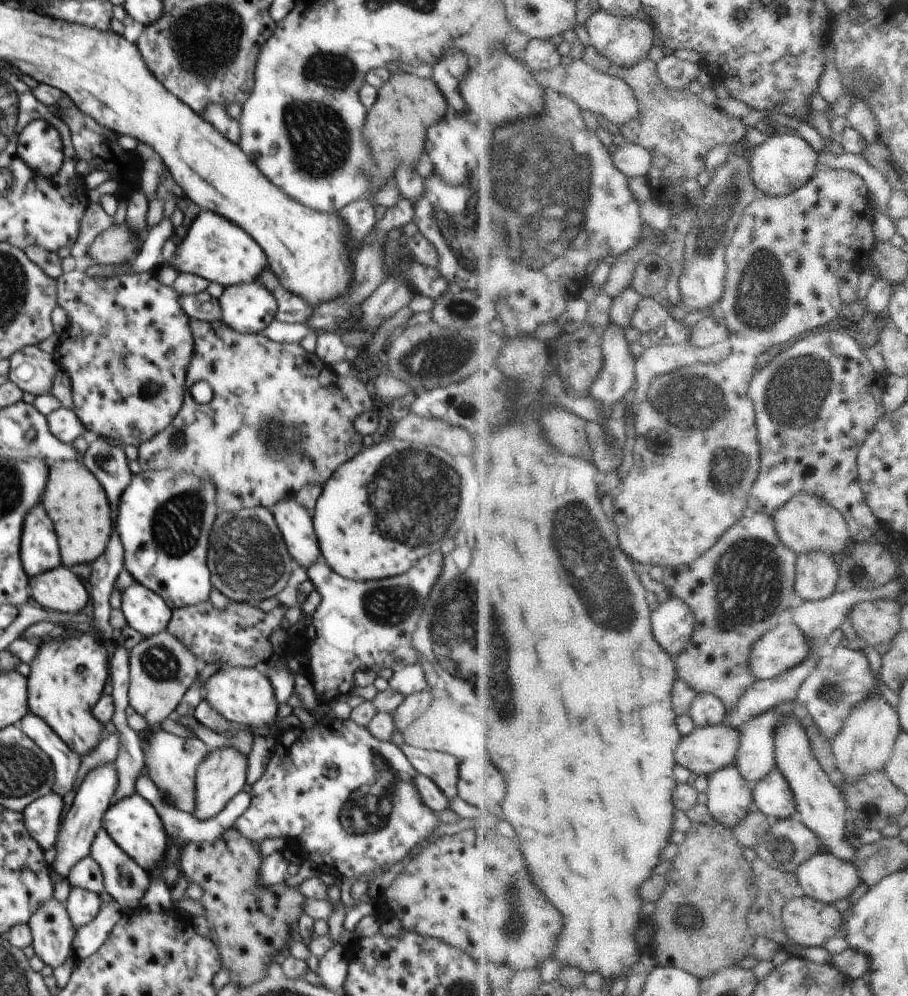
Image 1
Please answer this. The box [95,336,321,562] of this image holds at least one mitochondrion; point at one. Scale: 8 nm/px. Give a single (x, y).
(291, 434)

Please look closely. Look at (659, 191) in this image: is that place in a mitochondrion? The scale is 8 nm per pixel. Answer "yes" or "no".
no

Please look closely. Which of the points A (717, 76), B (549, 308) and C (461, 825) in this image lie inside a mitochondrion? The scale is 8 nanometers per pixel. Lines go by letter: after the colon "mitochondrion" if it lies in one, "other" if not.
A: other
B: other
C: other

